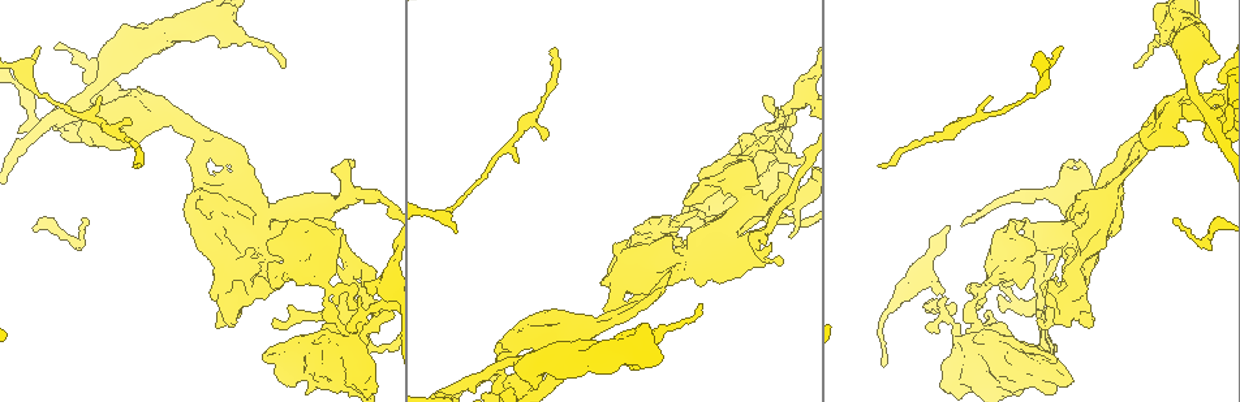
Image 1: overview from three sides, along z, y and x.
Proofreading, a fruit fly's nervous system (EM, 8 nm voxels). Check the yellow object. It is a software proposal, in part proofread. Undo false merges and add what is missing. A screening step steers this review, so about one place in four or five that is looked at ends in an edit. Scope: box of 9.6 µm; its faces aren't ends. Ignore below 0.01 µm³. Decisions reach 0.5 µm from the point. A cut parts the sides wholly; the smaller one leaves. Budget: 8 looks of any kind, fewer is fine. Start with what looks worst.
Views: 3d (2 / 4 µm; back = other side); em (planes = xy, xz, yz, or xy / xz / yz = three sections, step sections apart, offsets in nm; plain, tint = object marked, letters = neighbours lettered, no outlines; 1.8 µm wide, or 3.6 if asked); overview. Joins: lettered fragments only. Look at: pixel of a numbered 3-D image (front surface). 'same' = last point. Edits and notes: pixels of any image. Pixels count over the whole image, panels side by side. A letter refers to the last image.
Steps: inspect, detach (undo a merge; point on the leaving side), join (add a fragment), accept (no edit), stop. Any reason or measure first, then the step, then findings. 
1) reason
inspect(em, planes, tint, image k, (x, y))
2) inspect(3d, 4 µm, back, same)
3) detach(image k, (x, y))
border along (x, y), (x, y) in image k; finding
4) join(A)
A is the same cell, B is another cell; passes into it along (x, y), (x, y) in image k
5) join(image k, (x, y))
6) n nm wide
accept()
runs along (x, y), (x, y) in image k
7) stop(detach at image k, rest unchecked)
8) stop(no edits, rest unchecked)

abrupt turn
inspect(3d, 2 µm, image 1, (505, 362))

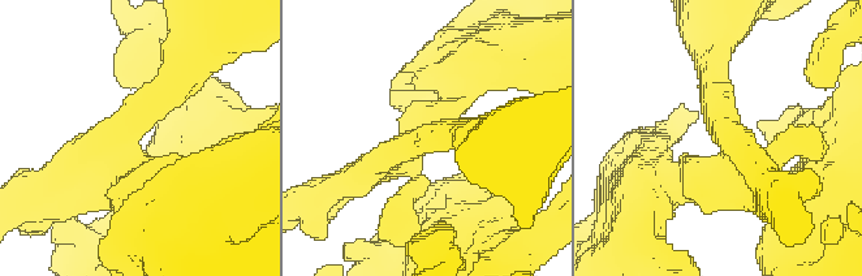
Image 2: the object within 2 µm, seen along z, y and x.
shape alone is not enough
inspect(em, xz, step 16, letters, image 2, (123, 167))

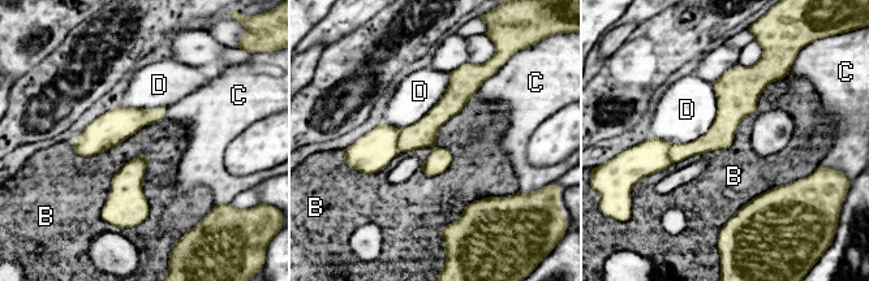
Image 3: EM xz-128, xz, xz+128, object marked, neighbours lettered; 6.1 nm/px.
detach(image 3, (370, 154))
B, C and D are other cells; border along (401, 129), (398, 137), (399, 151) in image 3; a second neuron is stuck on

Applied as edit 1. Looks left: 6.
see it whole again
inspect(overview)

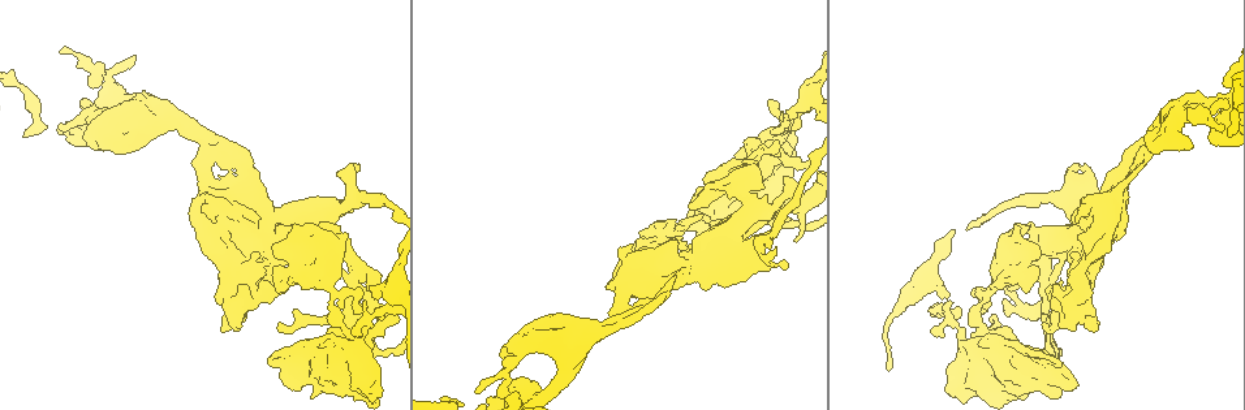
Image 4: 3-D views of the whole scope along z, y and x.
side arm on a straight run
inspect(3d, 2 µm, image 4, (1044, 312))

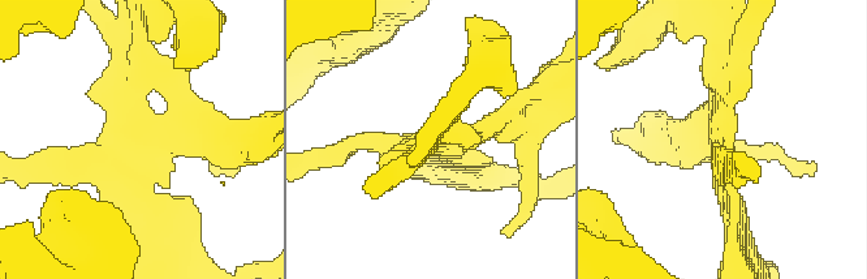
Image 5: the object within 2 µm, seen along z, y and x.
3 arms; now the EM
inspect(em, planes, letters, image 5, (724, 137))

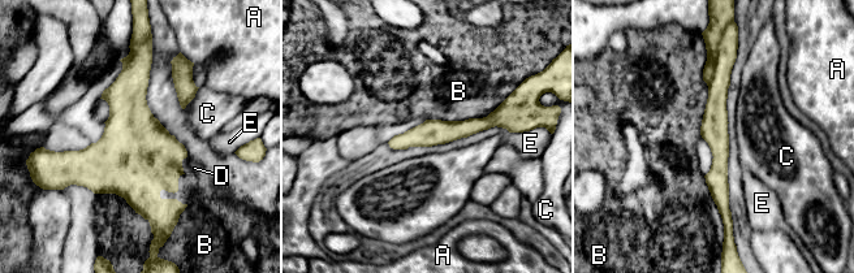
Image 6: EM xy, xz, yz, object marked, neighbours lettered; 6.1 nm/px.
accept()
A, B, C, D and E are other cells; border along (199, 87), (195, 96), (182, 109) in image 6; one neuron here

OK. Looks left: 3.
stop(detach at image 3, rest unchecked)

